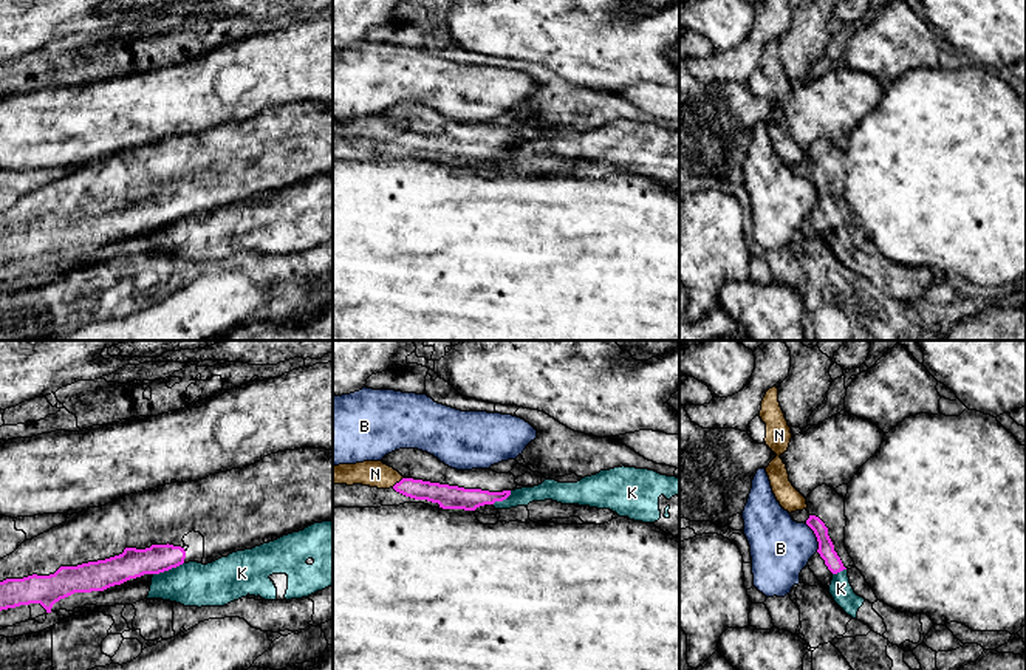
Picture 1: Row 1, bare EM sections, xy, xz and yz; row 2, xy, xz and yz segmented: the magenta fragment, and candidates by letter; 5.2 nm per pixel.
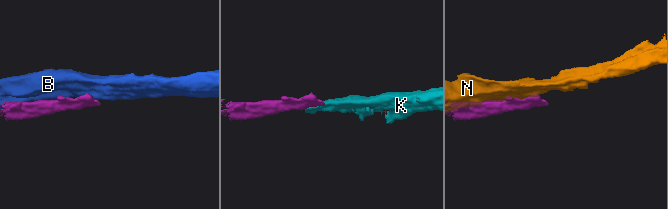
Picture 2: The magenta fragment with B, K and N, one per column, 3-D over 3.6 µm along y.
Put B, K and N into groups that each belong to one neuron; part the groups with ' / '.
B / K / N

